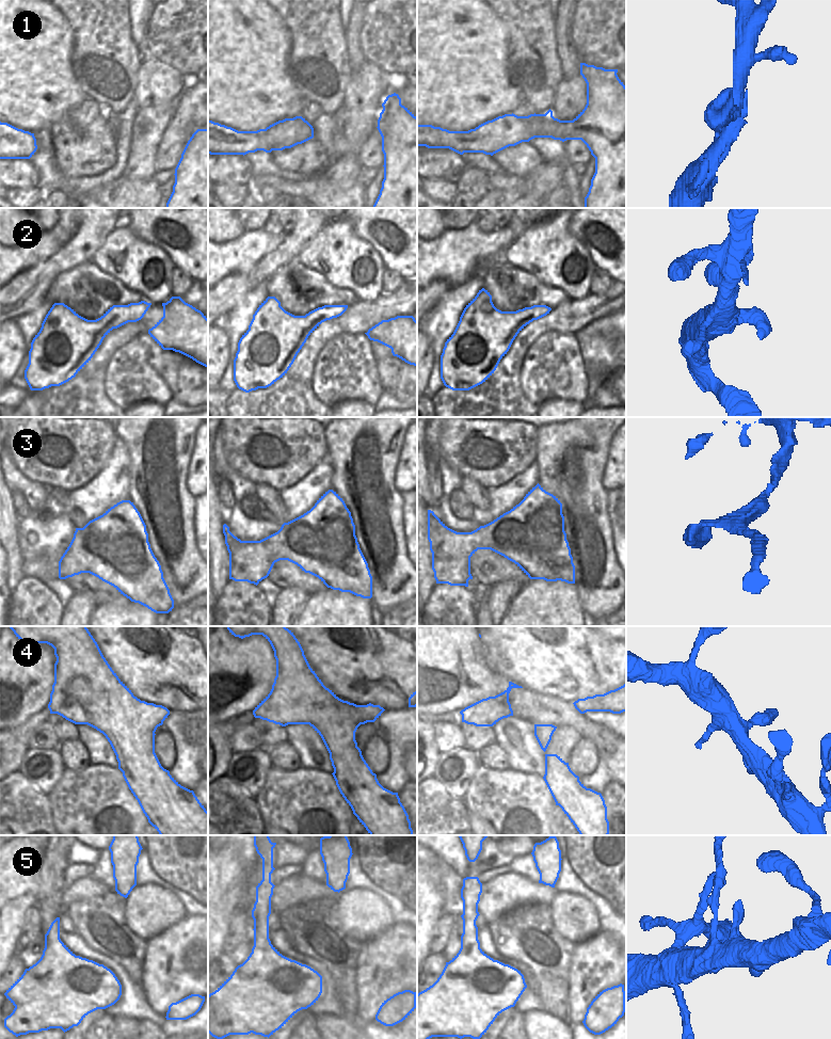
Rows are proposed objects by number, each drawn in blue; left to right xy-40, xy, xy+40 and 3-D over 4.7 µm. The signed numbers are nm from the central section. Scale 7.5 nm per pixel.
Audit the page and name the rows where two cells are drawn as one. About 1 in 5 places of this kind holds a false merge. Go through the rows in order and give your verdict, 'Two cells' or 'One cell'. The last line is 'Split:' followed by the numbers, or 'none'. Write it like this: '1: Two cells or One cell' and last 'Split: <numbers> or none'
1: One cell
2: One cell
3: One cell
4: One cell
5: Two cells
Split: 5.

